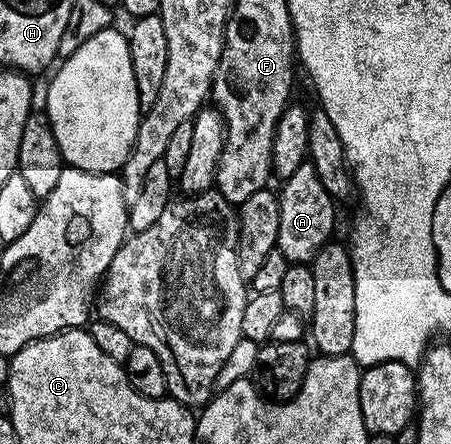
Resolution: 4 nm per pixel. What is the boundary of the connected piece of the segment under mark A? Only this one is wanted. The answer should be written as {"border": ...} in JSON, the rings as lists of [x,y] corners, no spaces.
{"border":[[[308,160],[299,164],[299,168],[295,168],[295,172],[291,172],[291,176],[280,185],[279,236],[275,249],[290,264],[312,263],[313,257],[334,237],[333,225],[337,222],[338,207],[319,181],[319,172],[315,172],[313,163]]]}

